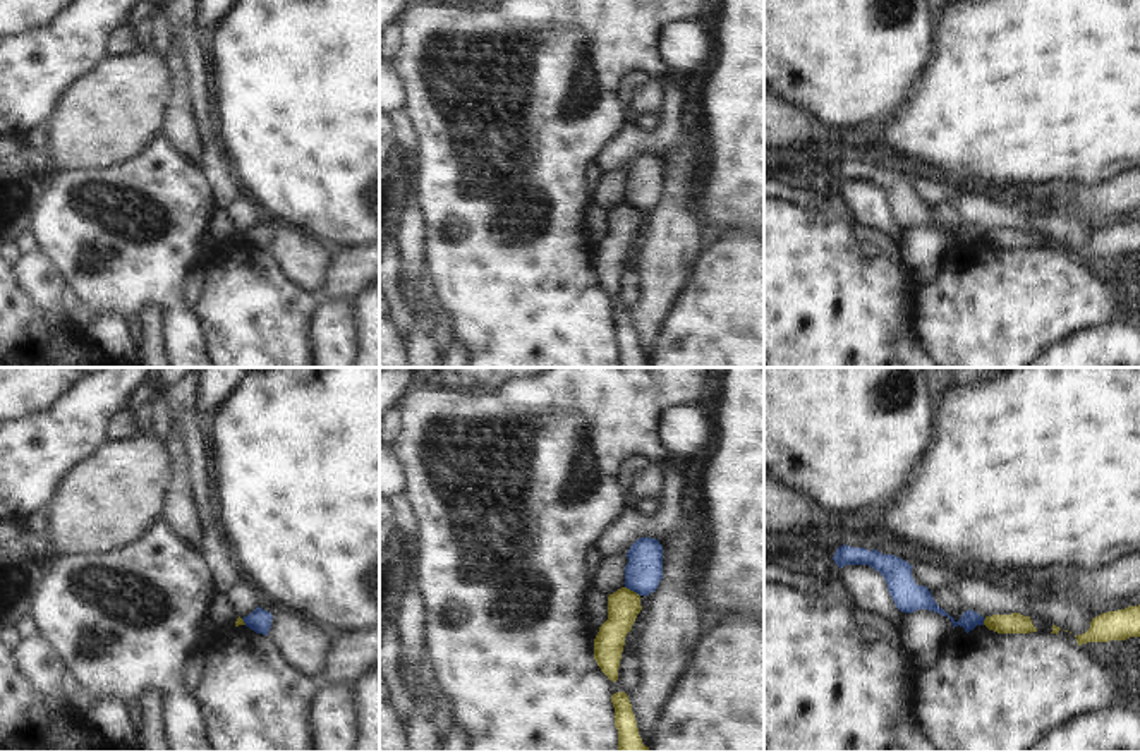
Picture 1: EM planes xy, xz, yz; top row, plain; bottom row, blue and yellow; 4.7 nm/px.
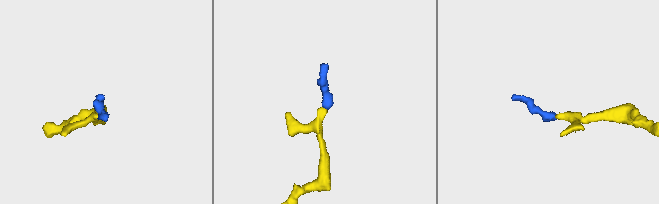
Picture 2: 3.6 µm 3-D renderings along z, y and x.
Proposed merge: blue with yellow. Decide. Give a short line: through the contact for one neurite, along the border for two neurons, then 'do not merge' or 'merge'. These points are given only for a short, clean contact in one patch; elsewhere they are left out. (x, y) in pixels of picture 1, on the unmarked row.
line xz (625, 201), (639, 212); do not merge

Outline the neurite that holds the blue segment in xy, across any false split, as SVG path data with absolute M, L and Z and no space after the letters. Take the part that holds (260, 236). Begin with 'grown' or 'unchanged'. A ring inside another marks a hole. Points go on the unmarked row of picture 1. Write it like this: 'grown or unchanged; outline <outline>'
unchanged; outline M258 221L251 230L244 232L242 235L246 242L254 246L256 249L268 251L273 230Z

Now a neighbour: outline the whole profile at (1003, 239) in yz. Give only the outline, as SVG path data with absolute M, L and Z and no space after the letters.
M1020 228L985 232L984 240L998 249L1030 249L1037 247L1030 232Z

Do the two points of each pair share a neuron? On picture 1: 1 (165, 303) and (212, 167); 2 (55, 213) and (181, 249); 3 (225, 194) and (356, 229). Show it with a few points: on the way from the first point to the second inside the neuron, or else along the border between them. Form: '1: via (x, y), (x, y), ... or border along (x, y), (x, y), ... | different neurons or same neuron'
1: border along (198, 163), (215, 186), (217, 208) | different neurons
2: via (86, 224), (126, 242), (150, 246) | same neuron
3: border along (224, 157), (242, 193) | different neurons

